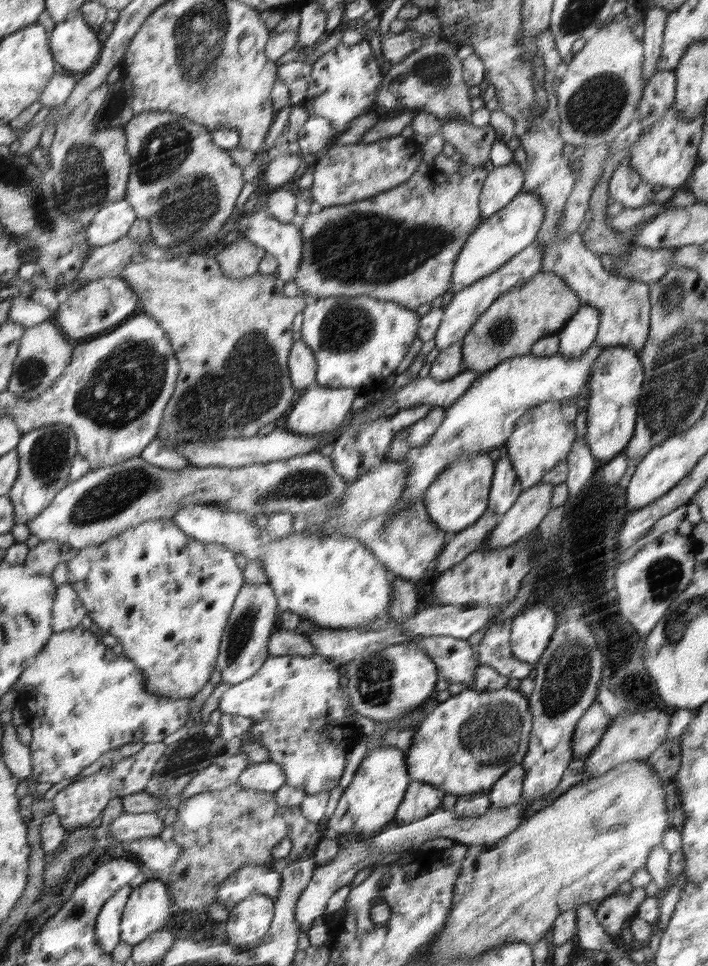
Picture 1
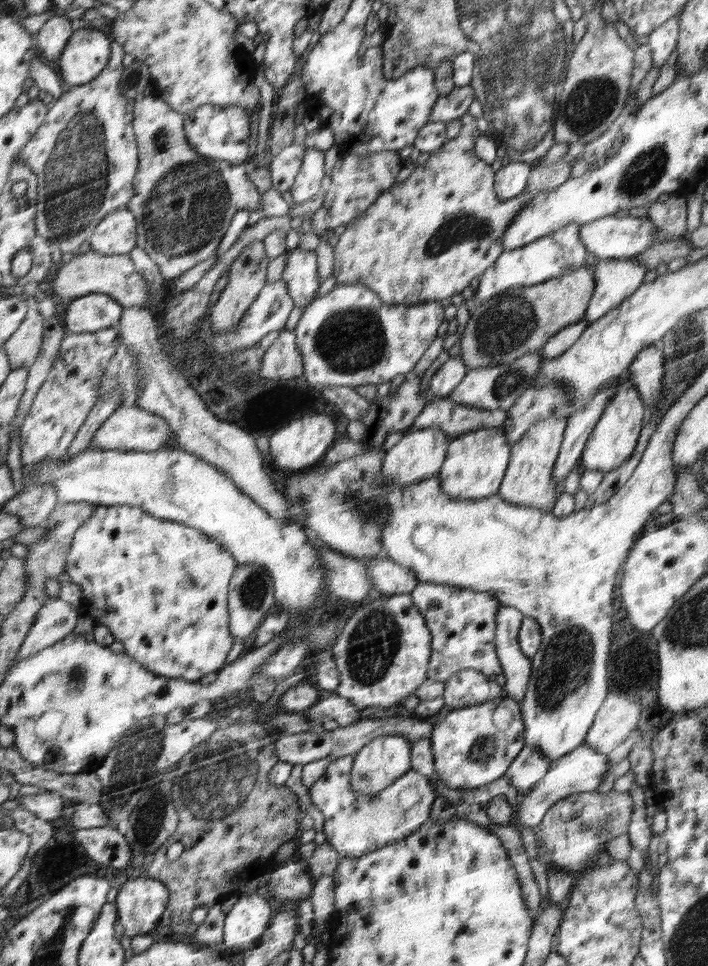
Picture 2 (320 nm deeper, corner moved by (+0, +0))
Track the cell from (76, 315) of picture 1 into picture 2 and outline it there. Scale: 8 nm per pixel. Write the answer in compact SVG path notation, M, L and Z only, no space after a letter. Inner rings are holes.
M92 293L76 299L68 308L66 322L72 333L97 333L121 323L126 308L109 294Z

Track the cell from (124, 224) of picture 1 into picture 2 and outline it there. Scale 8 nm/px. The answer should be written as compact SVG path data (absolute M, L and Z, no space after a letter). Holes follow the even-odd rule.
M122 208L102 221L88 247L106 255L130 255L139 245L138 227L137 215Z

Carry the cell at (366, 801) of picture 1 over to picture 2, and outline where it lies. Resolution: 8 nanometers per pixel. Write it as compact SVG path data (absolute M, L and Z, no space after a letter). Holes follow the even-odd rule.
M402 735L376 736L365 744L353 757L351 787L358 787L358 794L374 796L380 790L393 785L393 782L410 770L410 744Z

